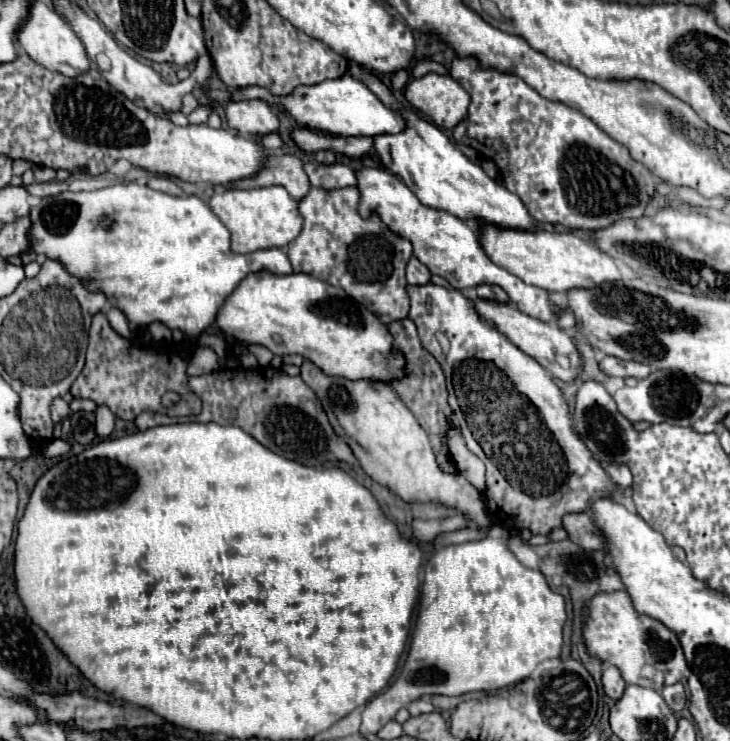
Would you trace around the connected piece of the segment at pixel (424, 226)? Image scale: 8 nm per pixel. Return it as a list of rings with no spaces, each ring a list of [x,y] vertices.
[[[362,168],[356,172],[356,176],[358,176],[358,190],[362,194],[360,214],[368,216],[372,210],[376,210],[392,232],[396,232],[402,238],[412,242],[414,256],[422,264],[426,264],[432,274],[446,278],[452,288],[462,290],[462,288],[472,288],[472,286],[480,286],[480,284],[500,286],[510,296],[510,300],[516,304],[516,308],[520,312],[524,312],[532,318],[538,318],[542,322],[554,322],[556,318],[560,318],[562,314],[568,312],[568,308],[556,304],[546,290],[528,286],[518,276],[510,274],[506,268],[494,264],[486,256],[486,252],[480,244],[480,234],[474,224],[458,220],[456,216],[450,216],[448,212],[424,206],[414,196],[414,192],[410,192],[410,188],[388,170]]]

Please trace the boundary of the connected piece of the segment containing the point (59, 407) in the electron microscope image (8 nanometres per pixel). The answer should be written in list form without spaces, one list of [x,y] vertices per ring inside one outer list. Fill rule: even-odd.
[[[56,398],[54,402],[52,402],[52,420],[54,420],[54,424],[58,424],[62,418],[66,418],[70,414],[70,408],[68,408],[68,404],[62,400],[62,398]]]

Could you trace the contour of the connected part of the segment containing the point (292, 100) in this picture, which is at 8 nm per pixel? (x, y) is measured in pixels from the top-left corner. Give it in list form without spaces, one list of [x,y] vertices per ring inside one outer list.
[[[350,72],[338,80],[324,80],[314,86],[298,86],[290,96],[284,96],[282,106],[300,122],[302,126],[322,130],[332,136],[382,136],[398,134],[406,130],[406,120],[400,110],[388,108],[362,80],[354,78]]]

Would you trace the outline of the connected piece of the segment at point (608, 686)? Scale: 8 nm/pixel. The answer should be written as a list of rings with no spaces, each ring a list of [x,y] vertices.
[[[604,666],[602,670],[602,684],[604,684],[604,692],[612,698],[612,700],[620,700],[622,692],[626,690],[626,682],[622,680],[622,674],[618,668],[614,666]]]

